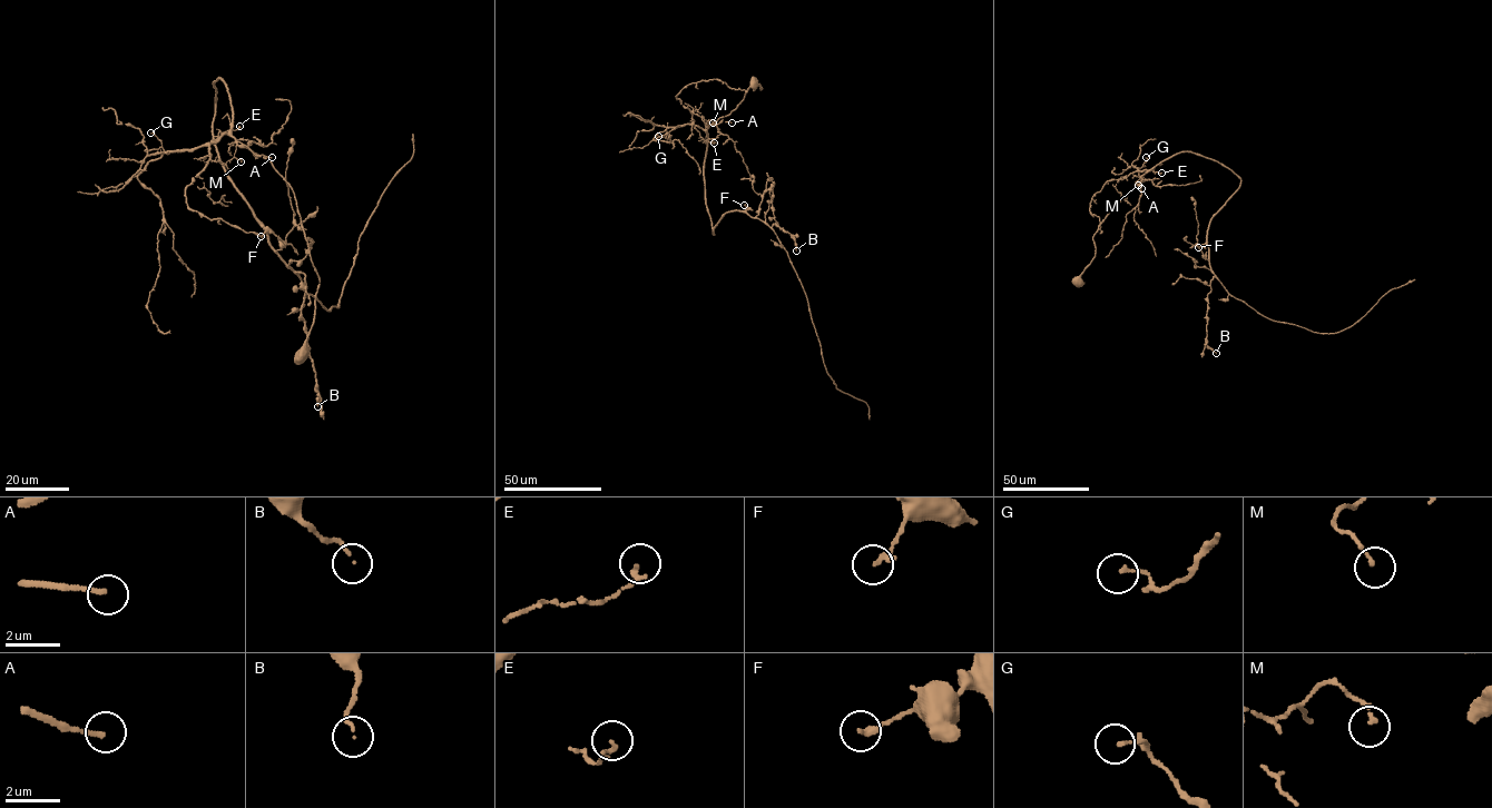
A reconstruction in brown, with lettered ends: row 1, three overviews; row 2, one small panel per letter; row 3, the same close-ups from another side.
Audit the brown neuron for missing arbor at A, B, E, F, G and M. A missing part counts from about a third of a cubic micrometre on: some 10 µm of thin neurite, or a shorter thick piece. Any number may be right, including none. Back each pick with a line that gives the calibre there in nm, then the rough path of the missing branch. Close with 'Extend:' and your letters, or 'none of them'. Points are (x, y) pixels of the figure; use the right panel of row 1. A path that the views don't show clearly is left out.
A: Thickness 170 nm. Course of what is missing: (1141, 188), (1151, 215), (1175, 242), (1180, 259)
Extend: A

